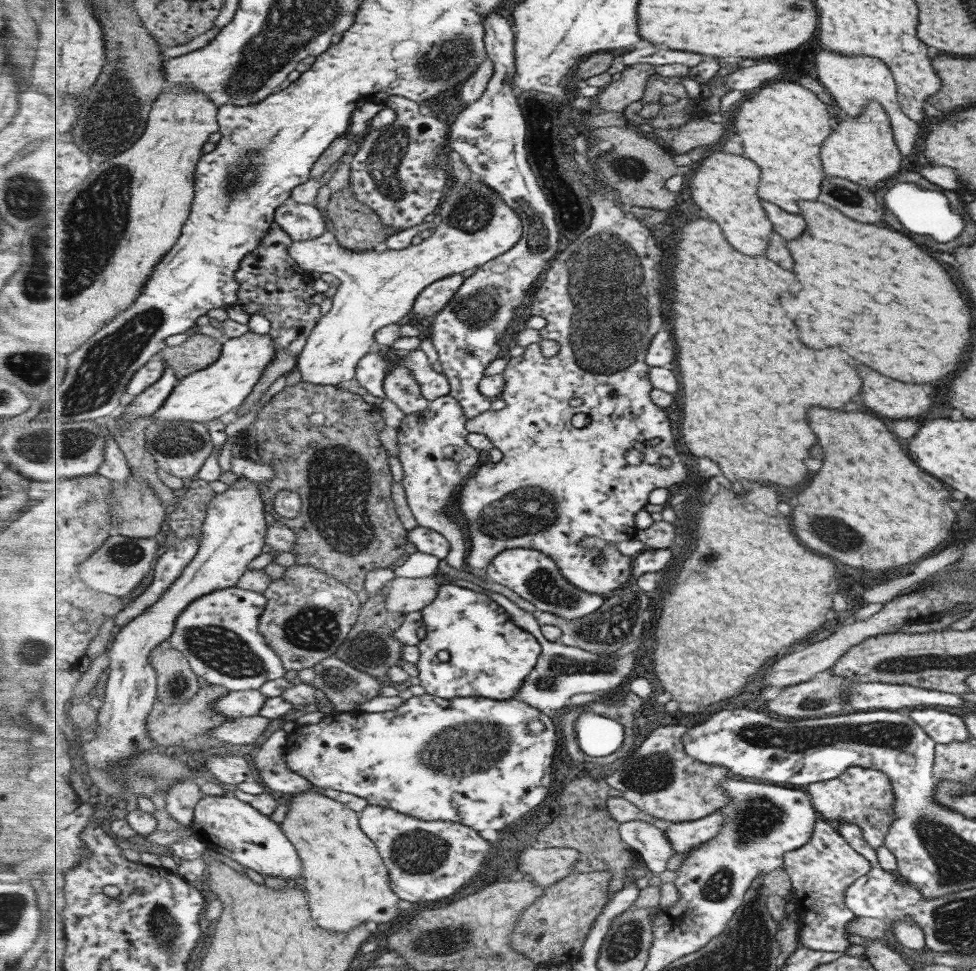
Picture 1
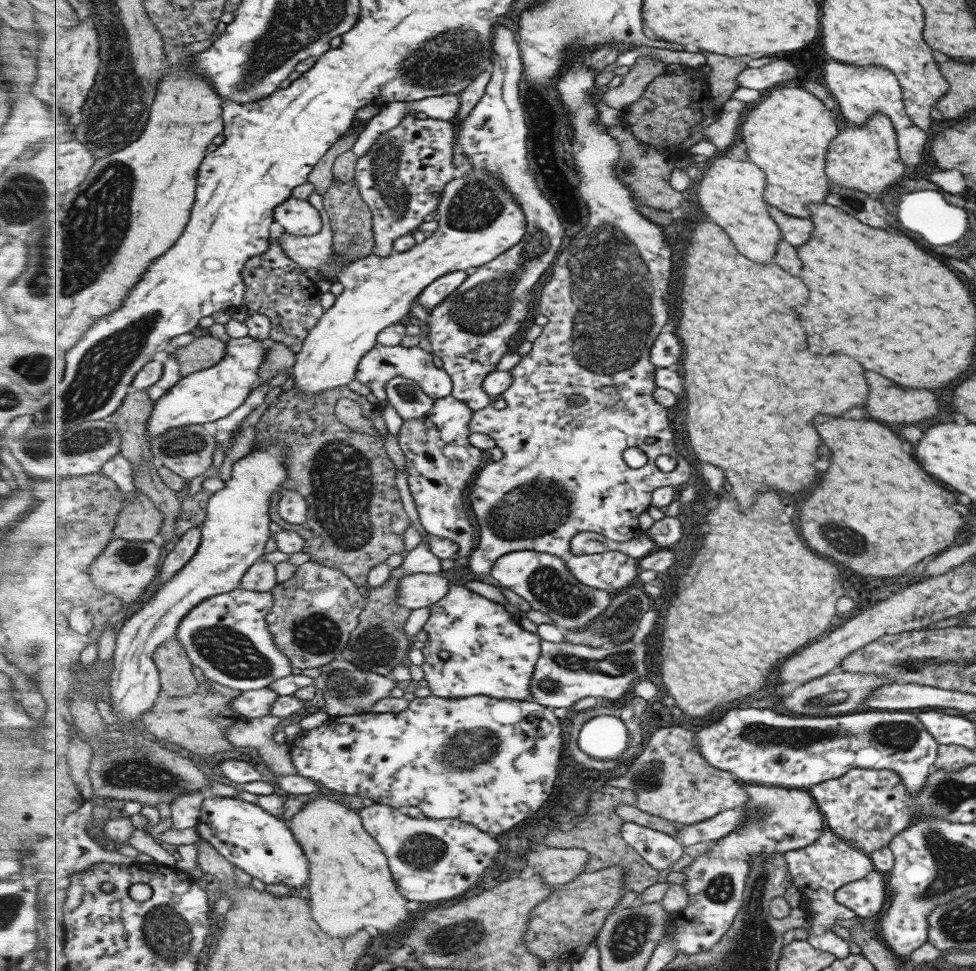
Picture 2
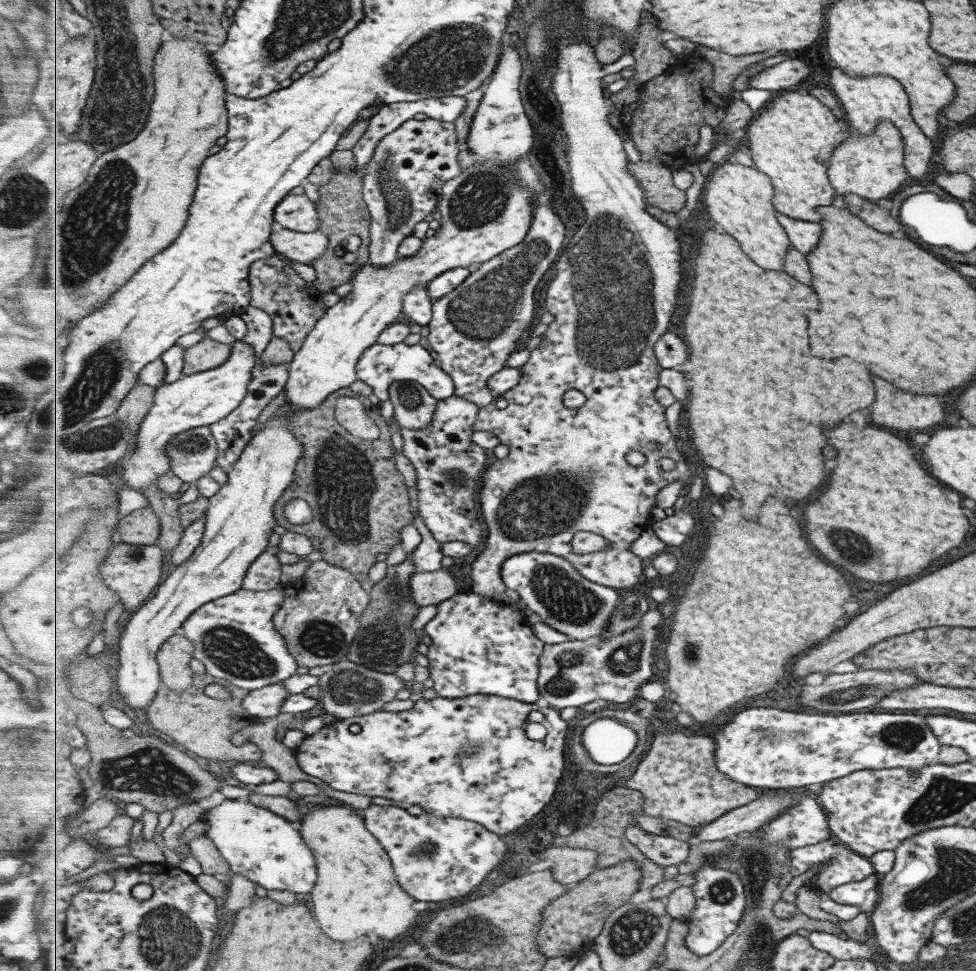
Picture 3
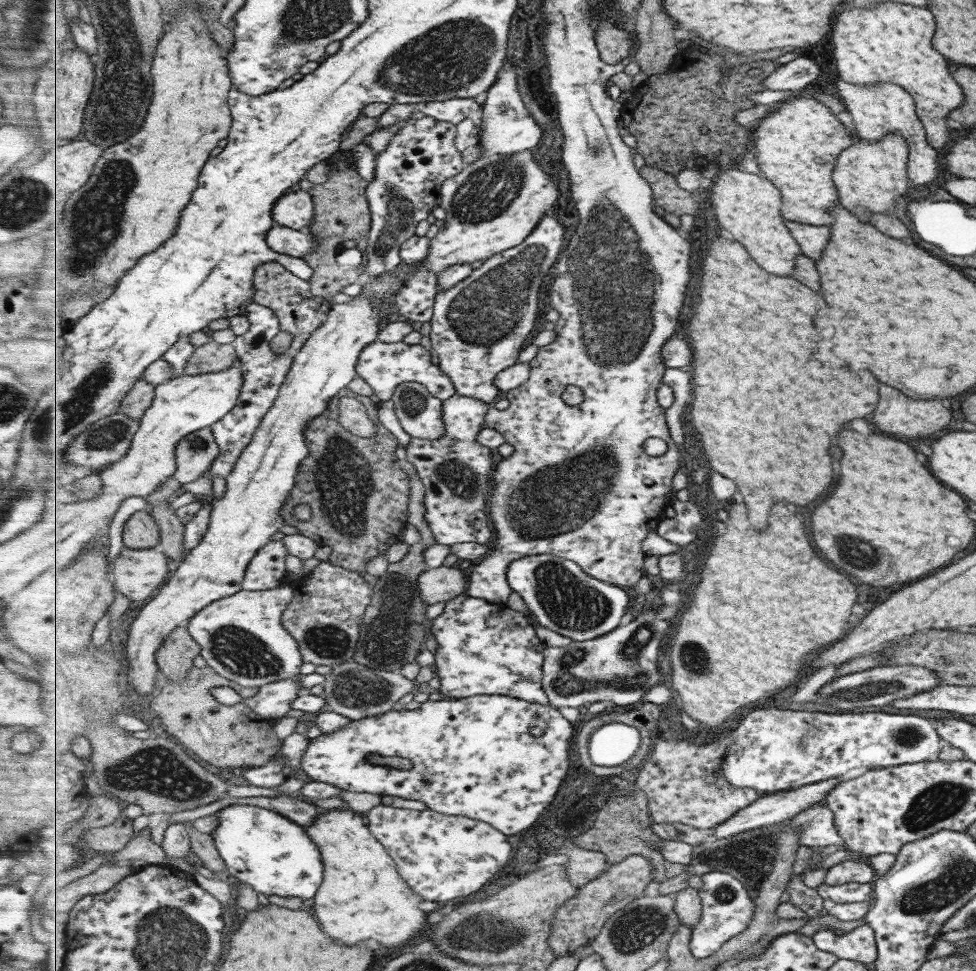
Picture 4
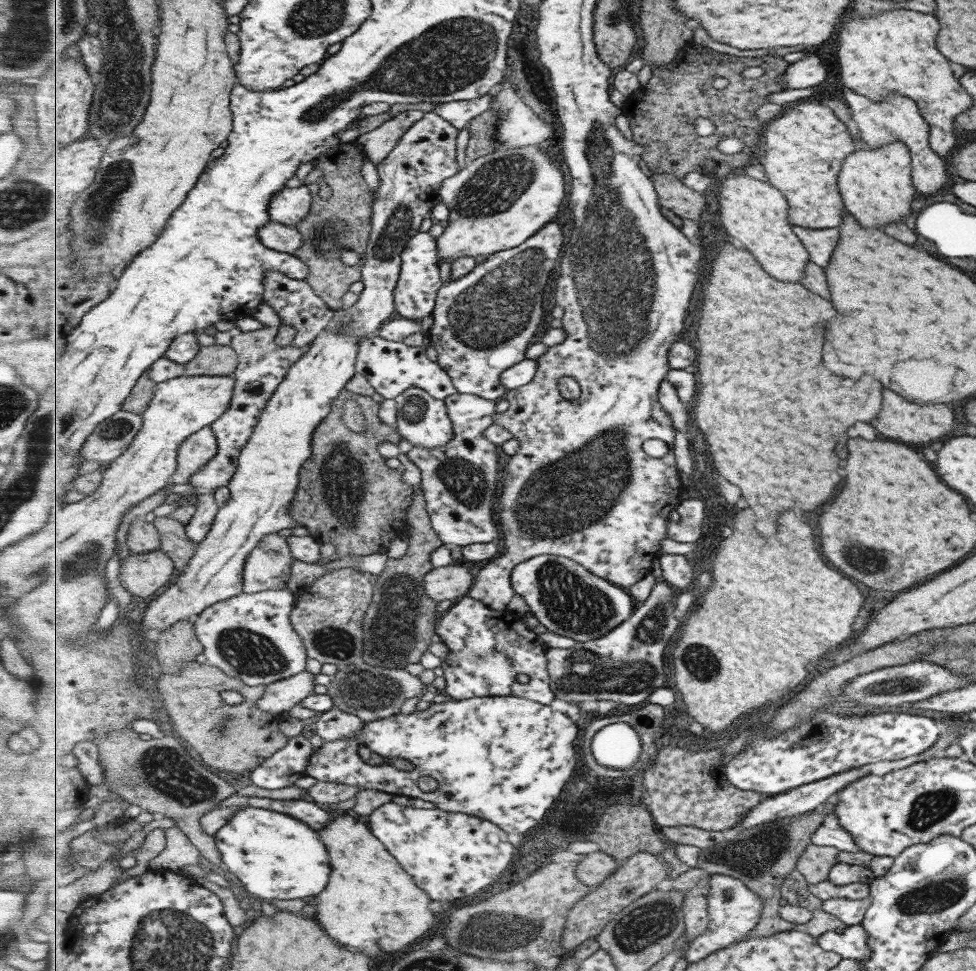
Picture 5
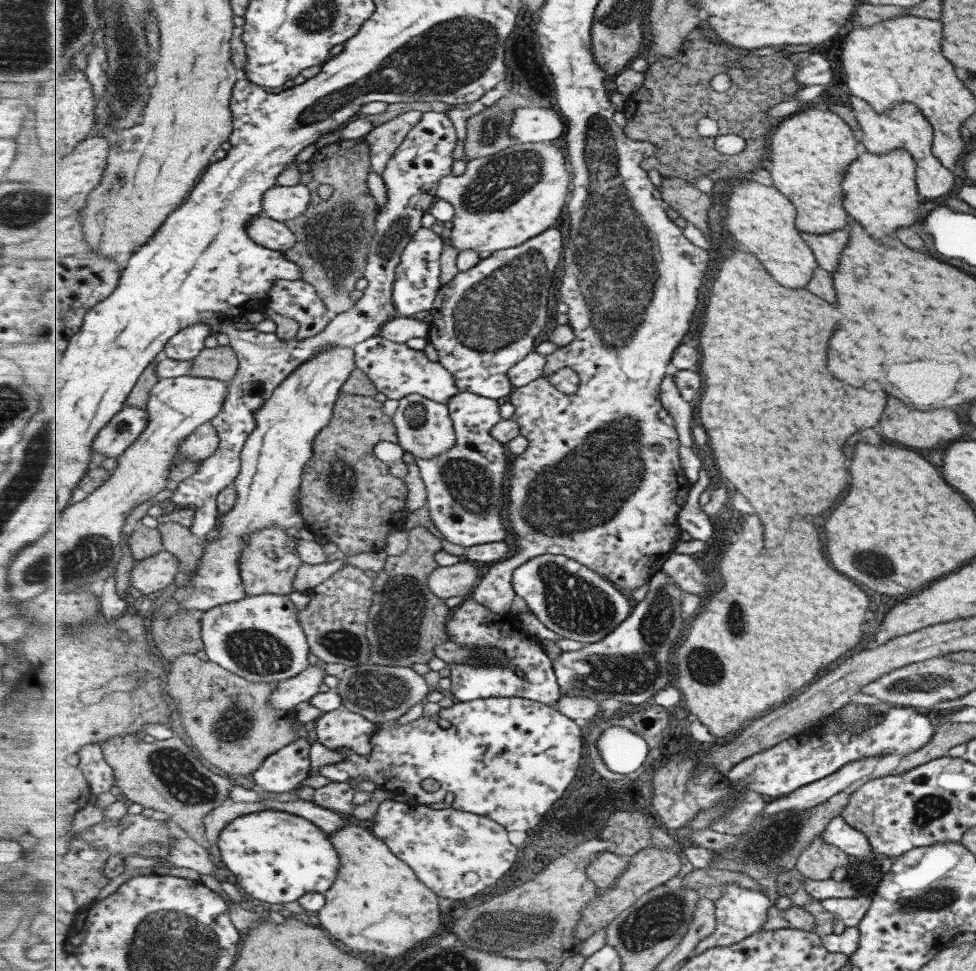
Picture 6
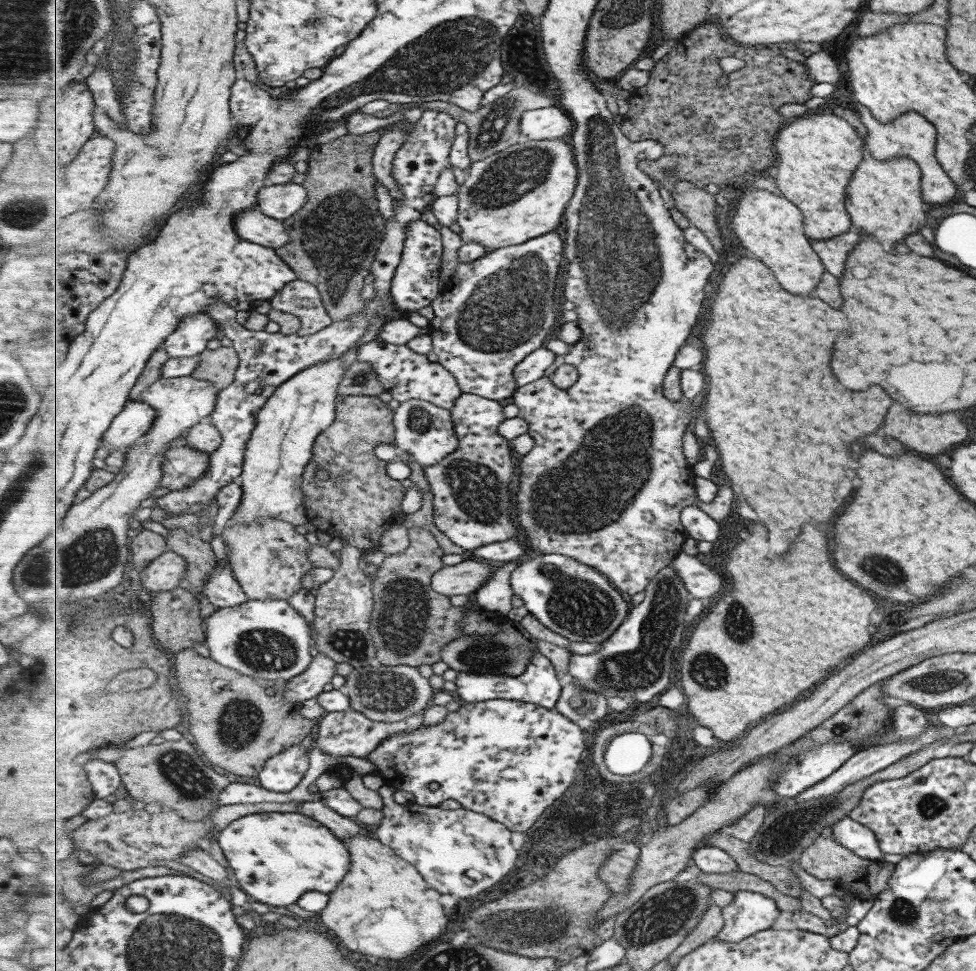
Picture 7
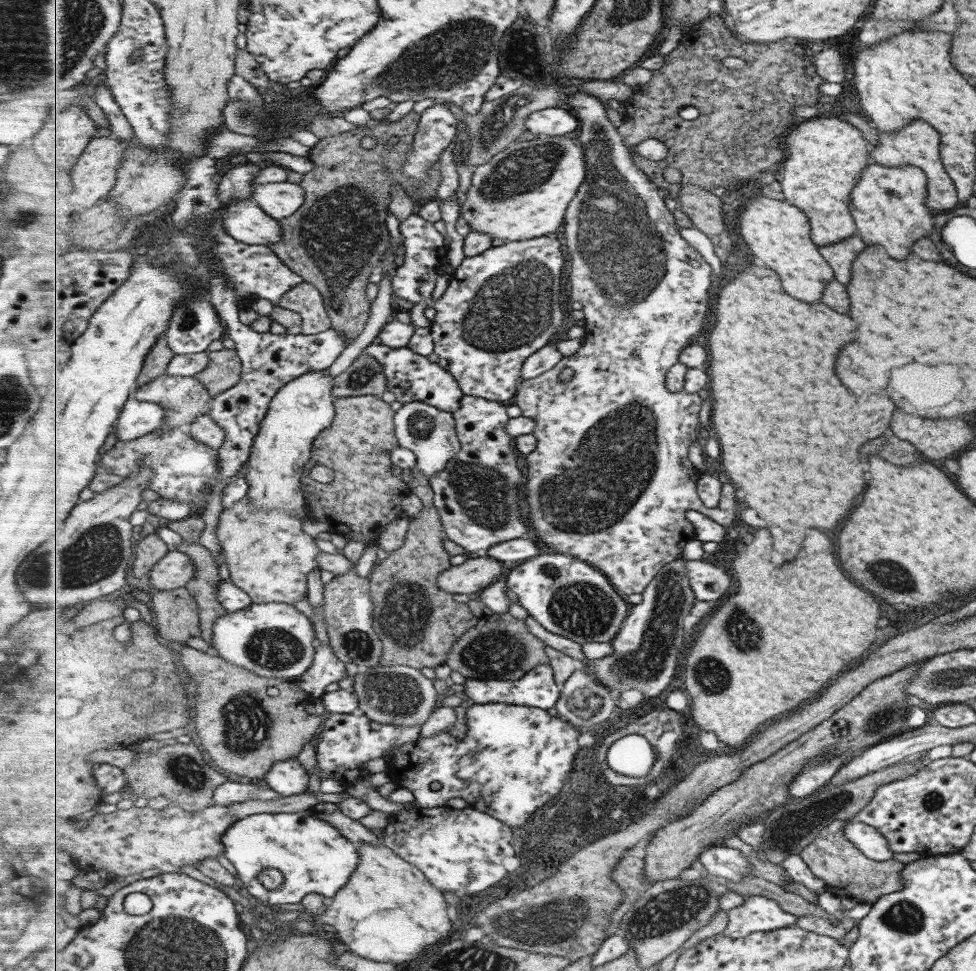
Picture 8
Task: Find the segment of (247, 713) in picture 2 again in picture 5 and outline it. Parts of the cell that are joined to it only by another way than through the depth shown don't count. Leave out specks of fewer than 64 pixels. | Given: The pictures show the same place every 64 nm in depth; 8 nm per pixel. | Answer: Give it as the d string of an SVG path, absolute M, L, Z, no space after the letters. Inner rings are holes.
M303 671L288 679L268 684L265 694L257 700L257 705L261 710L273 715L291 712L293 706L315 694L315 686L318 685L315 678L317 675L313 672Z

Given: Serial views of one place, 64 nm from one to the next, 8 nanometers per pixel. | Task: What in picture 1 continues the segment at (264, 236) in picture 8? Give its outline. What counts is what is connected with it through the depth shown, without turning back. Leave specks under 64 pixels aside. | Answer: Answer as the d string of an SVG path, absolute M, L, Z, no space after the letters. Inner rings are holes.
M472 173L472 176L473 179L465 185L455 185L455 188L452 188L452 185L449 186L447 195L438 210L443 219L436 227L437 231L422 243L409 246L405 250L391 250L384 247L371 251L349 250L341 245L333 232L328 229L325 229L325 234L315 239L293 241L292 256L304 270L311 274L329 273L341 281L332 298L332 310L321 317L312 335L309 336L304 351L297 355L295 369L303 374L303 382L323 384L323 386L347 385L348 381L356 378L360 360L378 346L377 332L385 326L407 321L408 319L404 318L413 314L417 300L420 299L421 292L424 292L425 288L447 276L462 274L465 270L478 269L492 263L505 252L511 251L523 238L525 227L520 213L509 206L493 187L483 183L477 173Z

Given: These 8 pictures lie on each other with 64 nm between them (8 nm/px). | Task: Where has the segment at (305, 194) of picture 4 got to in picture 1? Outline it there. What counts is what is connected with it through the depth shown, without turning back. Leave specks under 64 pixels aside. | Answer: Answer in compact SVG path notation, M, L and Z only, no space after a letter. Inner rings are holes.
M292 198L276 212L276 222L294 241L315 239L325 234L325 219L314 204L301 204Z

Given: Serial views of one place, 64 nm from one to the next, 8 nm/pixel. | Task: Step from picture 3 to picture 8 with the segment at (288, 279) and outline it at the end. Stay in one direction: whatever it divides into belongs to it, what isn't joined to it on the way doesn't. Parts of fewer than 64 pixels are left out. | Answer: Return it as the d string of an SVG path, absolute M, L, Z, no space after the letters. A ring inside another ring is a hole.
M308 281L293 288L293 291L281 300L280 307L301 314L301 334L315 335L333 328L324 297L320 290Z

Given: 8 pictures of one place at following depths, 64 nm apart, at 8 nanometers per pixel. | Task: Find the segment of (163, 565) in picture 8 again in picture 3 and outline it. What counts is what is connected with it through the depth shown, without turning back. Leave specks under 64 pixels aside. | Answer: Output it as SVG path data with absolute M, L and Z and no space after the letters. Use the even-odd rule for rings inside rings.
M118 540L113 546L110 556L103 562L101 573L105 579L105 585L109 585L115 591L126 610L134 606L142 606L145 600L150 600L153 590L161 584L163 574L163 549L159 544L125 544Z

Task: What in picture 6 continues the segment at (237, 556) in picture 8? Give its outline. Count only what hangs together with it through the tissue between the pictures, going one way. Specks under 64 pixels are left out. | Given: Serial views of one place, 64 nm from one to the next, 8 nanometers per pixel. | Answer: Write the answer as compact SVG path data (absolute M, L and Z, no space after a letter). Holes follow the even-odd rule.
M267 527L249 535L247 545L240 553L241 576L244 578L244 587L248 596L269 593L291 594L298 589L294 584L295 576L304 563L296 551L299 544L299 538L287 534L287 527Z

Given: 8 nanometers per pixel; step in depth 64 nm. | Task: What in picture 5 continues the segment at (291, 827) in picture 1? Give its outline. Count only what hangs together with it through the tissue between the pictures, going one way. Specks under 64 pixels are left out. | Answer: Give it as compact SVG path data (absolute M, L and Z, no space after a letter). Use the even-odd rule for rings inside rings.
M345 811L335 814L333 823L323 830L317 830L321 840L327 845L333 865L329 888L325 888L325 892L321 892L318 896L316 919L317 922L321 922L321 928L325 928L335 940L347 946L363 948L367 946L365 942L377 942L379 948L391 954L407 950L415 942L429 936L429 932L437 926L437 916L429 908L433 904L432 897L416 884L416 880L405 870L404 865L389 852L381 840L373 836L369 827L367 828L365 824L361 824Z

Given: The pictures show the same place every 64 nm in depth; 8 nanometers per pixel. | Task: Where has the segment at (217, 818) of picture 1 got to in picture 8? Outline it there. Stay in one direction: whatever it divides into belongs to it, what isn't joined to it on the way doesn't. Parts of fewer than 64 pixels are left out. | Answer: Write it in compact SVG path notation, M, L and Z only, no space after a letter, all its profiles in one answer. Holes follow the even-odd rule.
M263 813L247 816L233 824L224 834L224 856L235 866L241 890L250 898L263 901L265 904L277 904L283 907L299 907L303 898L309 894L319 894L325 898L333 898L349 884L352 874L360 867L361 853L358 844L345 837L333 824L312 817L310 813ZM263 868L276 868L283 874L284 882L277 890L267 890L259 874Z

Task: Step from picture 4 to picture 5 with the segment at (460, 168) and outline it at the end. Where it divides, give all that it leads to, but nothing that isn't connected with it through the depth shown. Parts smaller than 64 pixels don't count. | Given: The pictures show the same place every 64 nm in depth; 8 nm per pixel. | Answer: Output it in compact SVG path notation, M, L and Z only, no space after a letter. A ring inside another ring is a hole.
M435 111L415 122L393 152L378 166L381 186L375 192L373 202L372 233L369 238L366 264L361 281L364 289L357 303L344 312L336 314L334 320L341 327L350 327L355 337L375 336L392 318L397 316L394 291L400 281L402 252L407 243L422 228L425 219L431 216L433 206L440 199L441 185L452 176L457 169L457 138L460 130L445 117Z

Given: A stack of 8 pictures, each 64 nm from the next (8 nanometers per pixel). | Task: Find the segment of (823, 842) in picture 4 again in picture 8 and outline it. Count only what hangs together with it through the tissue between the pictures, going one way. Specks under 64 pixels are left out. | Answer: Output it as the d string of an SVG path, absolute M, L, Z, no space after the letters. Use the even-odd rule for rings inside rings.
M847 820L844 835L849 843L856 845L871 860L889 862L893 851L887 845L887 839L876 828L860 821Z

